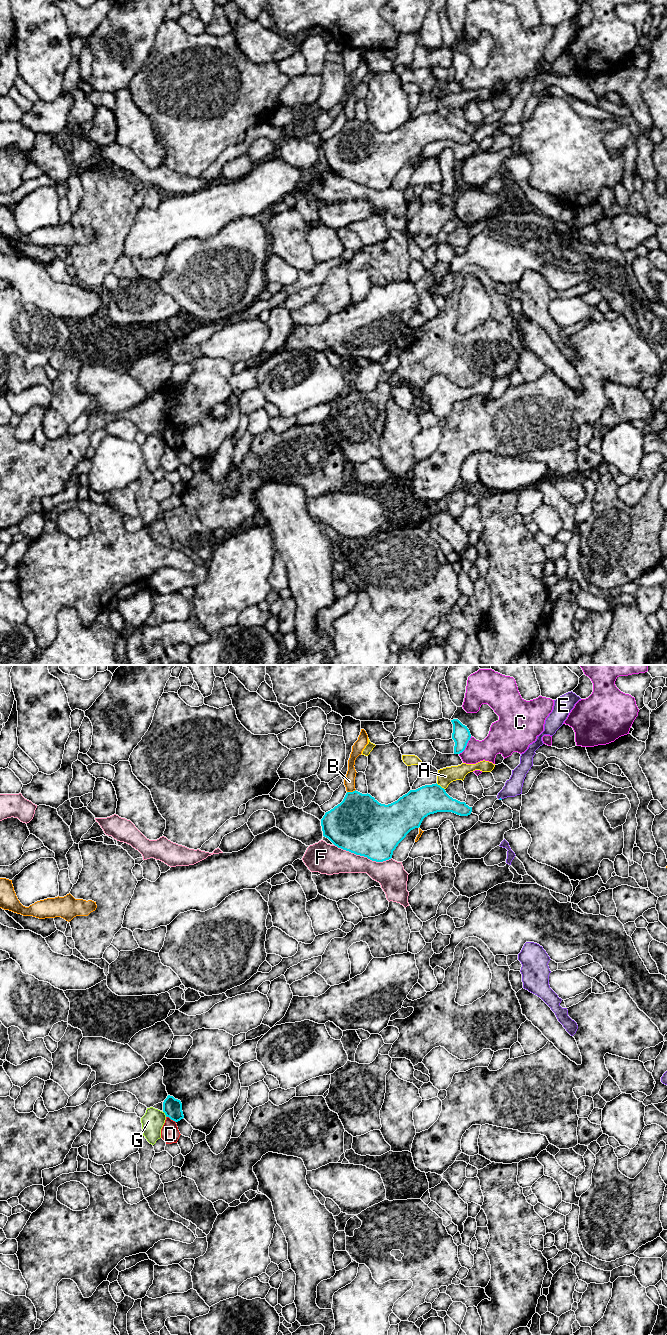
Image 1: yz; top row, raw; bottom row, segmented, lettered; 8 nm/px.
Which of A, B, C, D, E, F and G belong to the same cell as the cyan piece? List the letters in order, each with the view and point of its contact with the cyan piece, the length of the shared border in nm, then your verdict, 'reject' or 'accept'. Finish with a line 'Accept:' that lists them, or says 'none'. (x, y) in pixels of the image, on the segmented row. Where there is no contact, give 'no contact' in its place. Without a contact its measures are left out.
A: yz (439, 785) | 90 nm | reject
B: yz (351, 792) | 80 nm | reject
C: yz (466, 745) | 180 nm | reject
D: yz (171, 1119) | 90 nm | reject
E: yz (500, 798) | 30 nm | reject
F: yz (363, 855) | 480 nm | reject
G: yz (165, 1114) | 50 nm | reject
Accept: none

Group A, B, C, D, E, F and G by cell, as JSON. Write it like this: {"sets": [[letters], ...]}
{"sets": [["A"], ["B"], ["C"], ["D"], ["E"], ["F"], ["G"]]}

